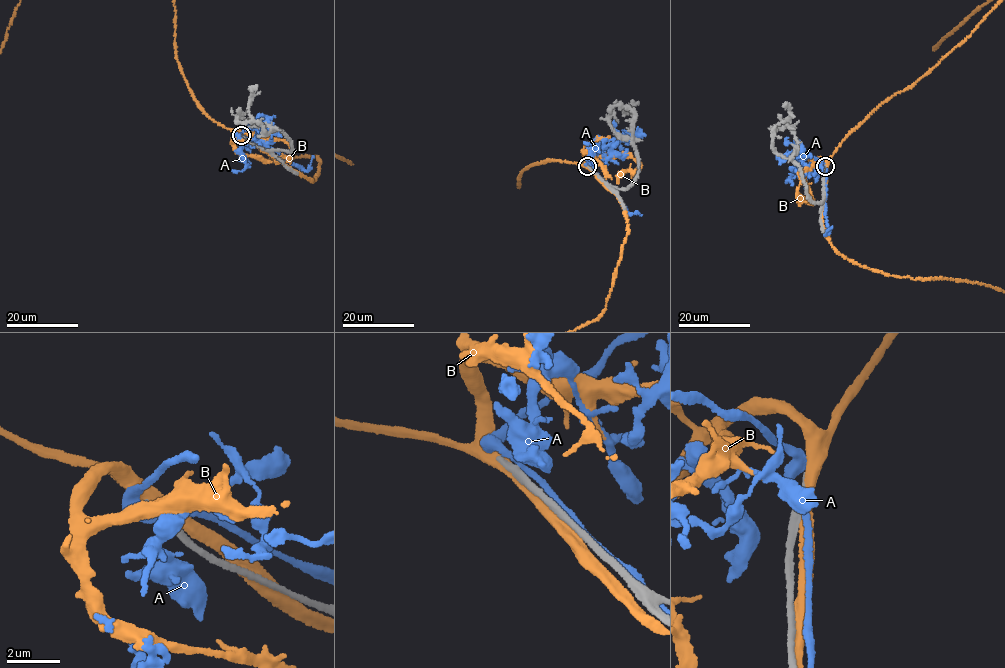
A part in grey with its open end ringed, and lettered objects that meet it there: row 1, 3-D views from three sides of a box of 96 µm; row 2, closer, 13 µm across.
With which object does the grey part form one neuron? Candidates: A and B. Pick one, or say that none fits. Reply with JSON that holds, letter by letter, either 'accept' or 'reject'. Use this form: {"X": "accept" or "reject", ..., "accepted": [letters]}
{"A": "reject", "B": "reject", "accepted": []}

